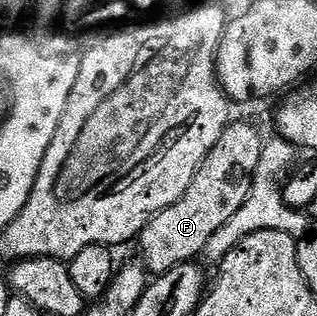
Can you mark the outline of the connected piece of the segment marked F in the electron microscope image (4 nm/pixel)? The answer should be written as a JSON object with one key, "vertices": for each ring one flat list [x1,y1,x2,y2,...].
{"vertices":[[231,121,226,130,216,140,216,148,208,152,204,164,192,176,192,184,188,184,188,192,176,200,168,208,164,208,142,229,142,233,136,239,136,246,142,249,141,265,145,266,151,275,157,276,176,268,185,262,194,262,195,259,205,251,208,239,228,221,238,209,244,200,248,200,248,192,254,183,254,173,256,164,260,164,260,152,262,151,263,135,258,135,258,130,250,122]]}

